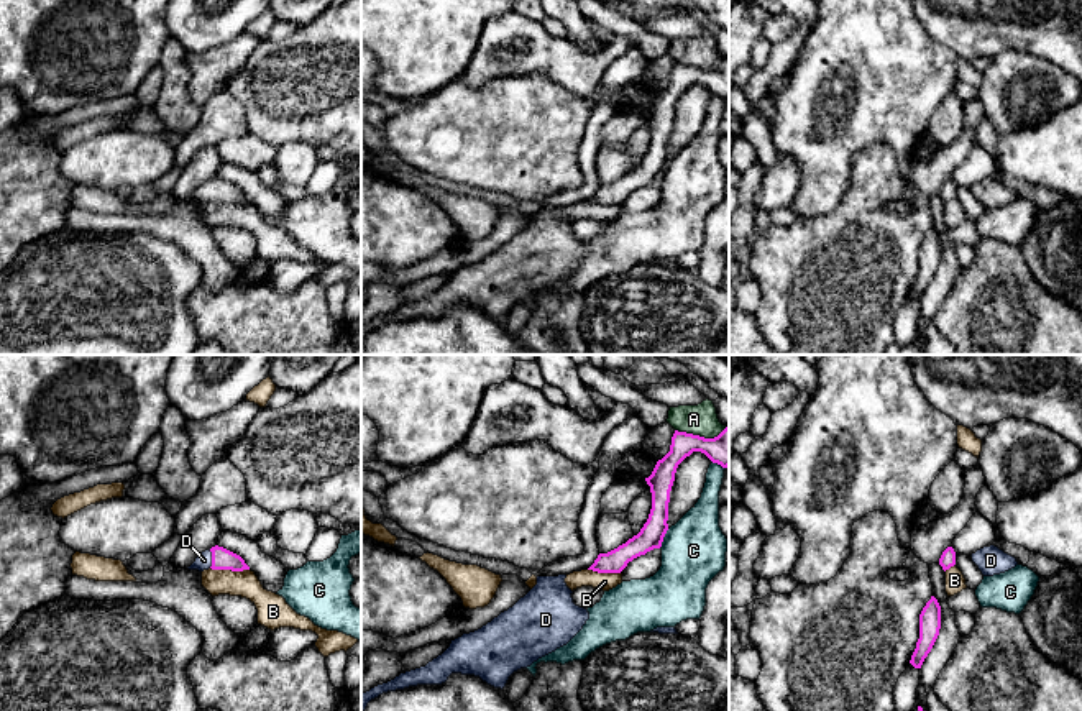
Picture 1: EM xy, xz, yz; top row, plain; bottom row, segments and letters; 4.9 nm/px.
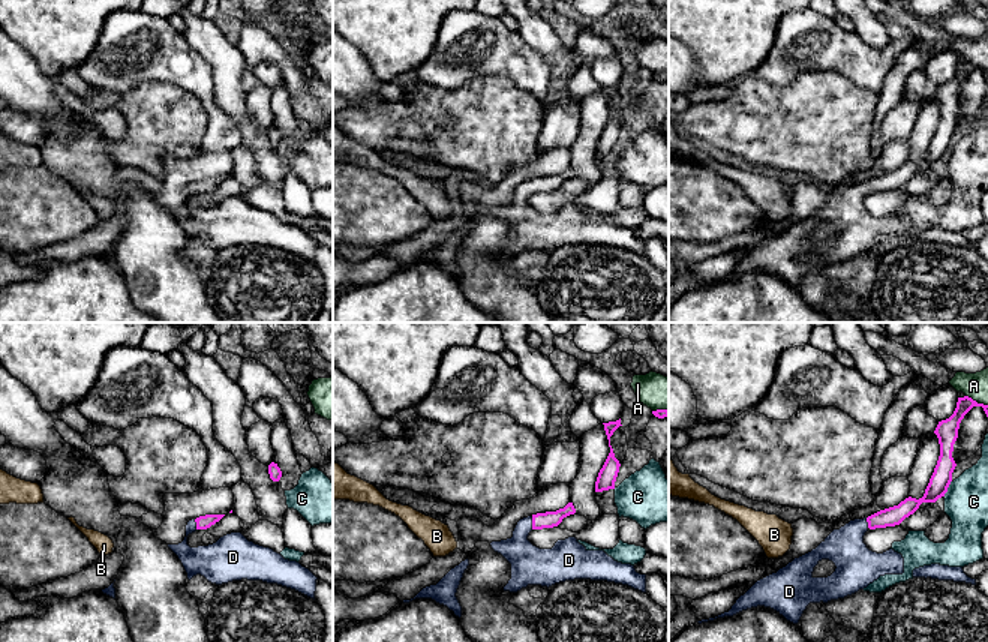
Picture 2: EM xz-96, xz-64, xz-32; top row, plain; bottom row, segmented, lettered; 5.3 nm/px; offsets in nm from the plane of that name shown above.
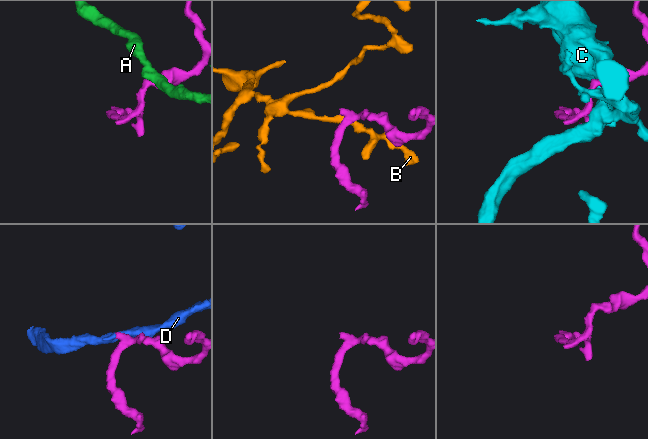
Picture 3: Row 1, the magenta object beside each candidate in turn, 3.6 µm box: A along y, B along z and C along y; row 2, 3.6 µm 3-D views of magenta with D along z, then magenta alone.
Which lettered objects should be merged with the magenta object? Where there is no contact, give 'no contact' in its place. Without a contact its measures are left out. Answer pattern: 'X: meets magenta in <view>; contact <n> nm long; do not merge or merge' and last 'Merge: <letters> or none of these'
A: meets magenta in xz; contact 260 nm long; do not merge
B: meets magenta in xy; contact 190 nm long; do not merge
C: meets magenta in xz; contact 110 nm long; do not merge
D: meets magenta in xy; contact 100 nm long; merge
Merge: D

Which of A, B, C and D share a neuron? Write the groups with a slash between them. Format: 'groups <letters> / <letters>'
groups A / B / C / D

